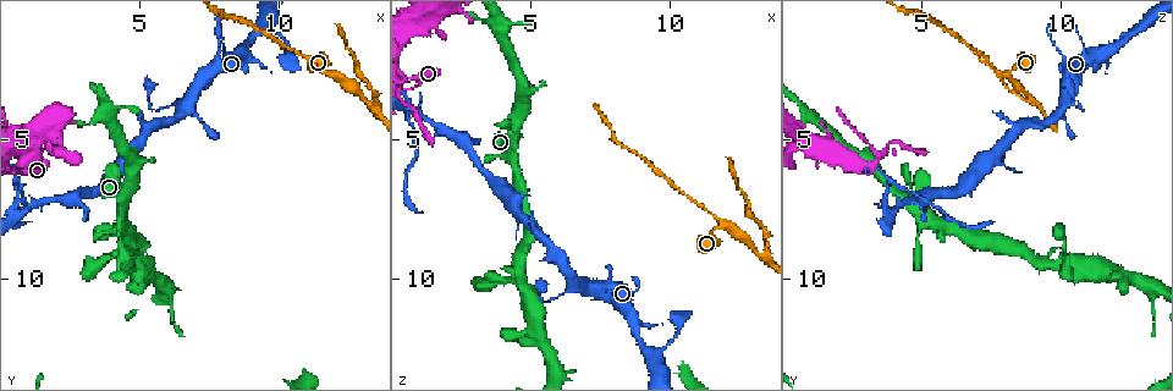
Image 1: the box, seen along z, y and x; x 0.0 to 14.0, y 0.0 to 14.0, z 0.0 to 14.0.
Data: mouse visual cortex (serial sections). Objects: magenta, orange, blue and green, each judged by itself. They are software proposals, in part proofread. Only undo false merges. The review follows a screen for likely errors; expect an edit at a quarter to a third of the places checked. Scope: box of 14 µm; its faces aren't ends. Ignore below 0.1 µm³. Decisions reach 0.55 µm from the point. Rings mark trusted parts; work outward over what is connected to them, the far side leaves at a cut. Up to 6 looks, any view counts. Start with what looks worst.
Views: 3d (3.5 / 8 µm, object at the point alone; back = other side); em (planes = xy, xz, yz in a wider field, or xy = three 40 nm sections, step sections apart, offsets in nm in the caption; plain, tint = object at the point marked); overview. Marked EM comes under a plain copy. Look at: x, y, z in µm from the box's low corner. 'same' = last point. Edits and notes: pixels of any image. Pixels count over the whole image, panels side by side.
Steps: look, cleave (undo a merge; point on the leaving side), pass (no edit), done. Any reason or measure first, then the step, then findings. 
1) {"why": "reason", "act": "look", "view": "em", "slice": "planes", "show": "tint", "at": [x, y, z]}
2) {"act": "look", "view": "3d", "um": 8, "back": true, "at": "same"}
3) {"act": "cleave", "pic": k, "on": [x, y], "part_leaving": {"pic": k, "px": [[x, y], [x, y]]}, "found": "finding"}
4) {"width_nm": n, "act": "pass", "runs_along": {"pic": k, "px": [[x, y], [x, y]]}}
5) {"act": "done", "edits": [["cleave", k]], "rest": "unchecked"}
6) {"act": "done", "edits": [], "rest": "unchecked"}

{"why": "a narrow waist", "act": "look", "view": "3d", "um": 8, "at": [4.4, 8.7, 10.0]}

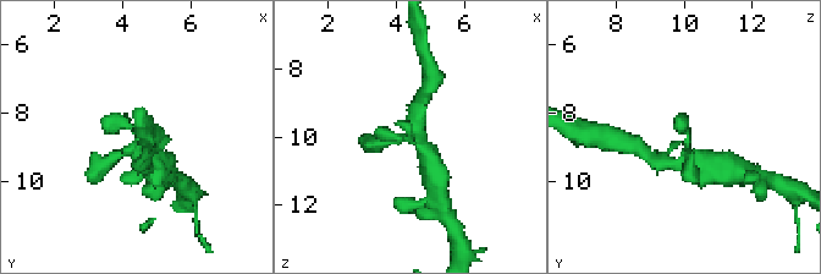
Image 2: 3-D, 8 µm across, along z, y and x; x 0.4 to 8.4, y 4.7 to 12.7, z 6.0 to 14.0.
{"act": "look", "view": "em", "slice": "xy", "step": 5, "show": "tint", "at": [4.4, 8.6, 10.2]}

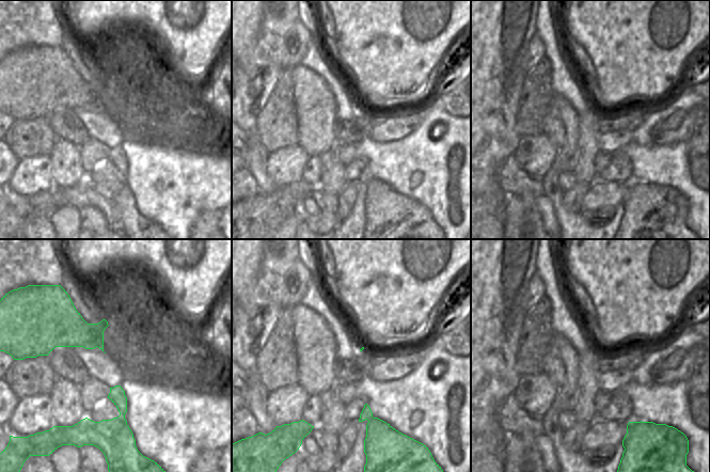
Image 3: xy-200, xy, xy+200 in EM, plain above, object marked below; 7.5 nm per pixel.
{"act": "pass", "runs_along": {"pic": 2, "px": [[143, 165], [138, 135], [121, 122], [106, 127]]}, "found": "all the same cell"}

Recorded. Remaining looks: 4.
{"why": "two arms in line, one across", "act": "look", "view": "3d", "um": 3.5, "at": [11.8, 2.7, 8.0]}

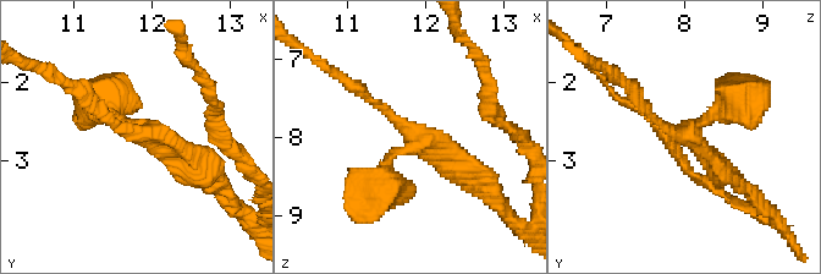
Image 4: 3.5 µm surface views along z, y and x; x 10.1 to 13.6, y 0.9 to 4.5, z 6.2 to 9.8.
{"arms": 3, "arm_widths_nm": [100, 250, 350], "act": "look", "view": "em", "slice": "xy", "step": 3, "show": "tint", "at": [11.80, 2.70, 8.00]}

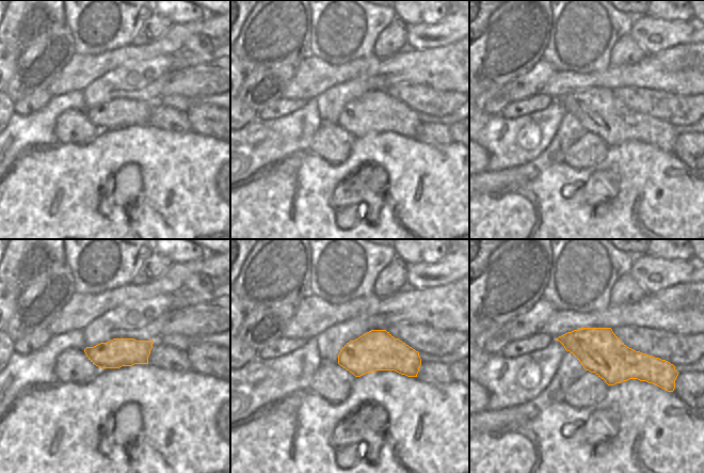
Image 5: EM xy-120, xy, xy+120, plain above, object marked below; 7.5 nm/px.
{"act": "pass", "runs_along": {"pic": 4, "px": [[738, 100], [673, 133], [635, 92]]}, "found": "all the same cell"}

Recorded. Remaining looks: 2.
{"why": "arms part here", "act": "look", "view": "3d", "um": 8, "at": [13.3, 3.8, 9.1]}

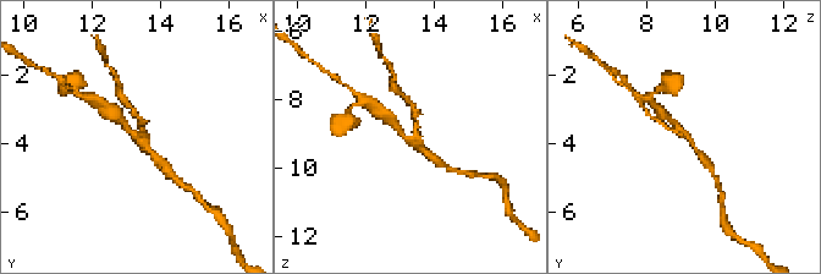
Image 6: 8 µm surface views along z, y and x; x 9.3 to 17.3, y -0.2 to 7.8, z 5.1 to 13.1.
{"act": "look", "view": "3d", "um": 3.5, "at": [13.4, 3.8, 9.2]}

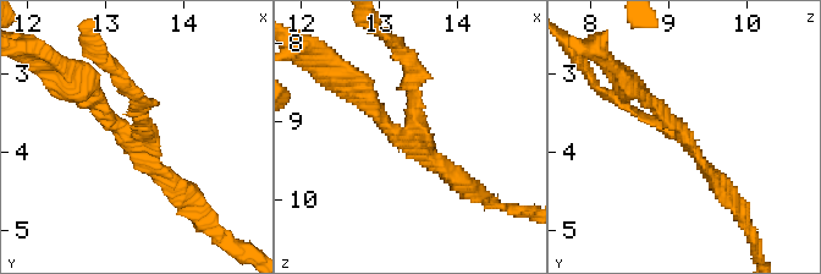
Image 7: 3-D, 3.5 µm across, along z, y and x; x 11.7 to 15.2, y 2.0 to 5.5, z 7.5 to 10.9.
{"act": "cleave", "pic": 7, "on": [634, 111], "part_leaving": {"pic": 7, "px": [[666, 130], [607, 97], [585, 70]]}, "found": "a second cell is stuck on"}

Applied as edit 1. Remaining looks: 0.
{"act": "done", "edits": [["cleave", 7]], "rest": "unchecked"}

